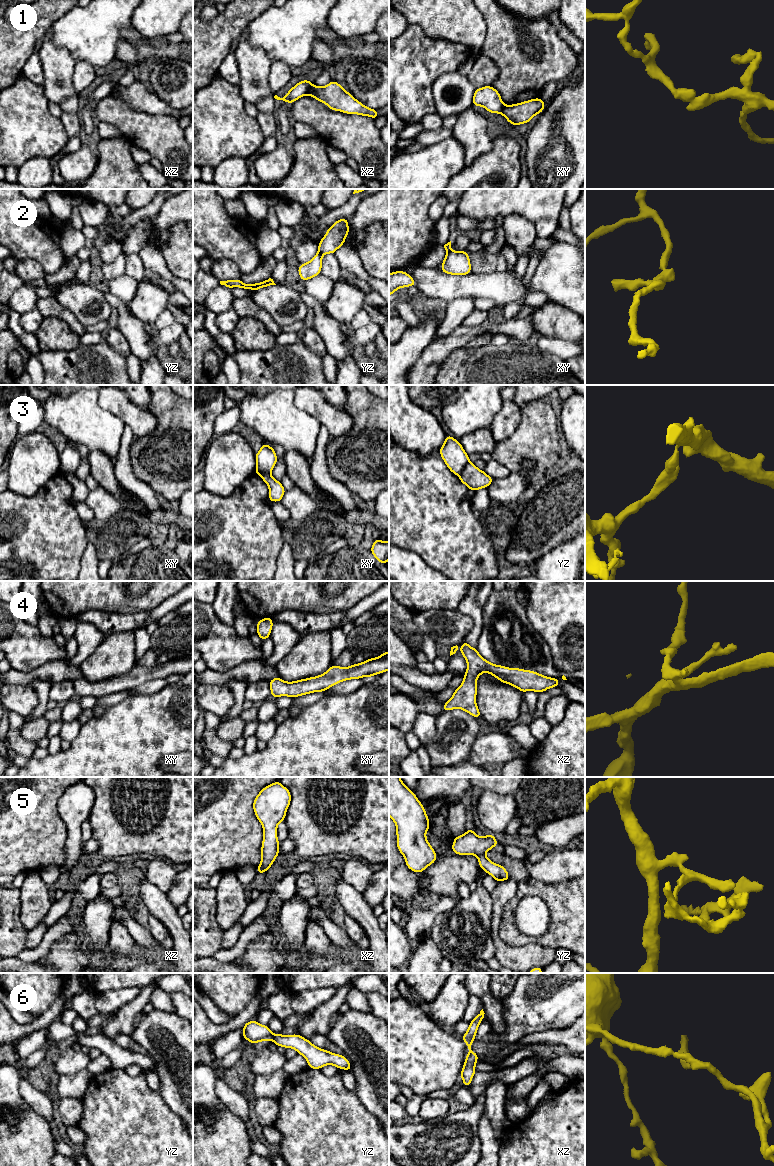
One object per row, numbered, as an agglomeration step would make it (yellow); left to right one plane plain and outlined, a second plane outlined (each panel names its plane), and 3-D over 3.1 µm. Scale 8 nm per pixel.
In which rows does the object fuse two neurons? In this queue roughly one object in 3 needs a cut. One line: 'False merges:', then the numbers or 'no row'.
False merges: 1, 2, 3, 5

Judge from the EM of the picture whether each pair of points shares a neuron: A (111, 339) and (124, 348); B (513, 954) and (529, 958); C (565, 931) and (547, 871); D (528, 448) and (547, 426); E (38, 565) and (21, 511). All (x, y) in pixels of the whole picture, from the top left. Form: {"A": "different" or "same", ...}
{"A": "same", "B": "same", "C": "different", "D": "same", "E": "same"}

